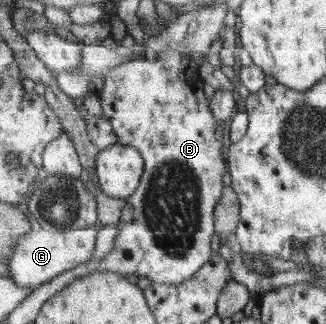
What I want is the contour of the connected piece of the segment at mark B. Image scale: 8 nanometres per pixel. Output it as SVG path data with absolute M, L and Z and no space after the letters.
M164 50L157 54L158 58L154 62L148 62L143 58L135 59L134 61L124 62L123 64L113 68L104 82L104 88L100 92L100 101L103 108L103 116L110 120L116 135L120 138L121 144L132 146L140 150L145 160L145 171L140 186L135 191L135 194L128 197L126 206L122 211L122 219L120 224L117 225L117 236L115 237L114 248L99 261L94 260L92 266L95 272L100 271L112 271L115 273L121 273L124 275L135 274L138 277L144 277L149 279L152 284L161 283L162 285L172 285L177 283L184 283L191 280L195 274L212 258L212 236L216 232L215 228L215 208L220 202L220 199L224 196L224 174L228 173L229 166L227 164L227 149L229 144L228 139L228 124L220 124L214 114L212 114L211 99L206 98L203 90L203 82L197 75L197 66L192 62L186 63L182 59L182 54L178 50Z

